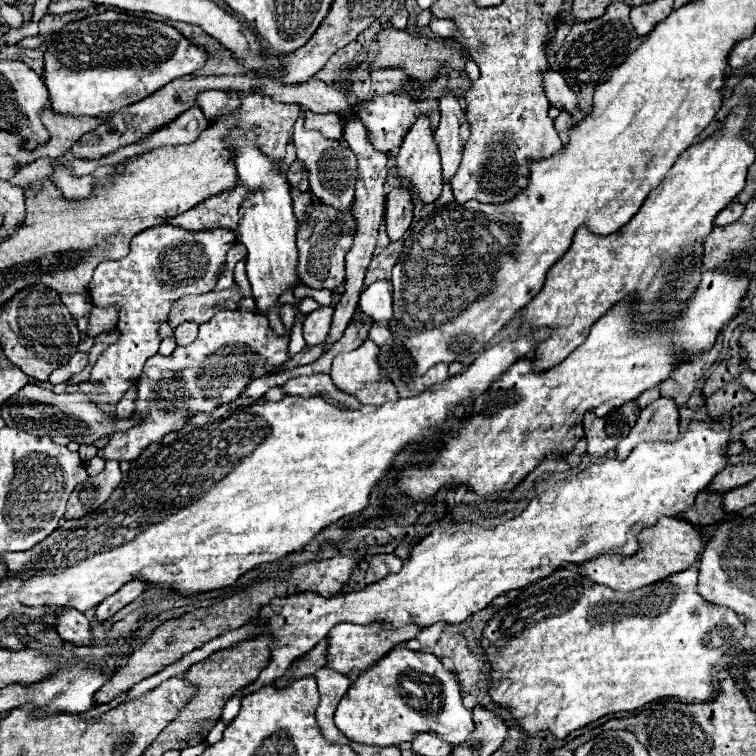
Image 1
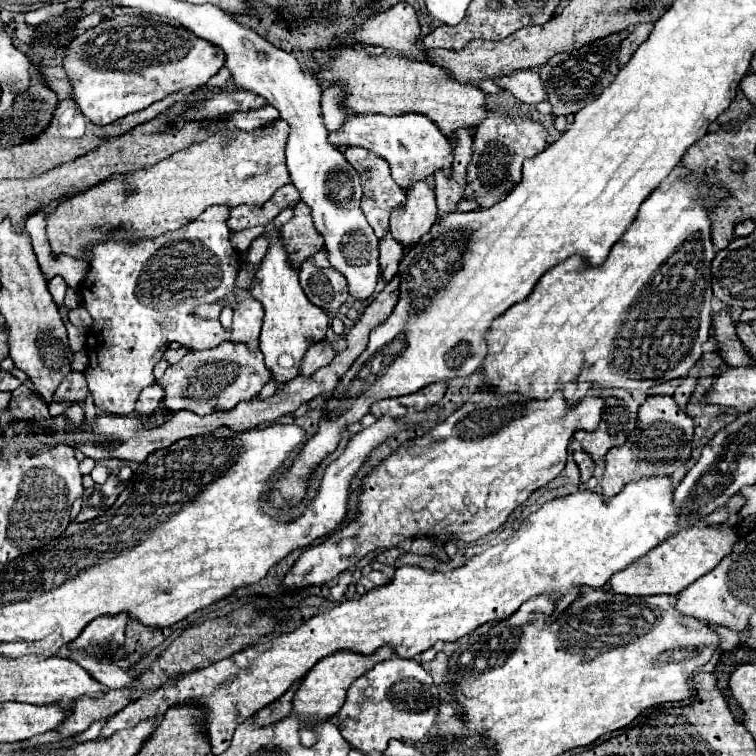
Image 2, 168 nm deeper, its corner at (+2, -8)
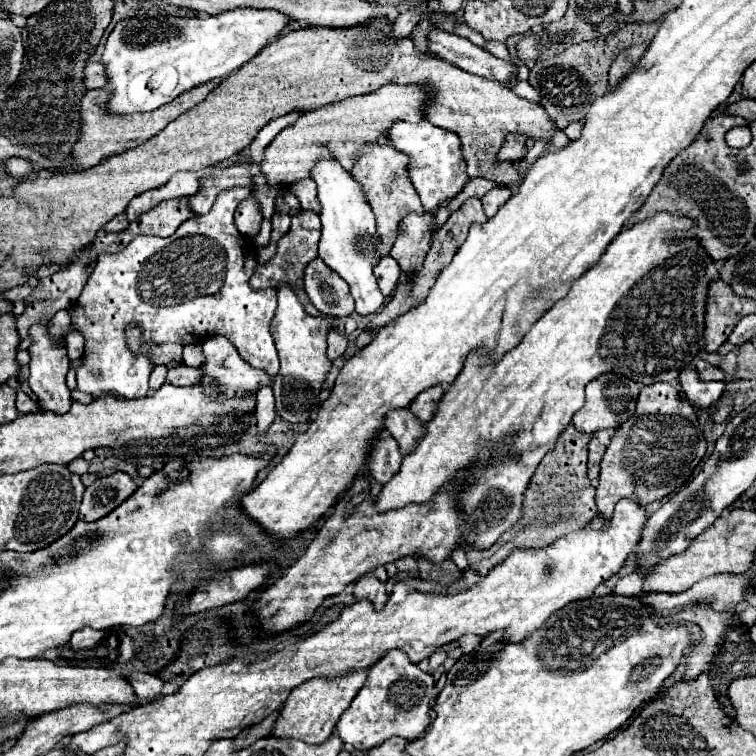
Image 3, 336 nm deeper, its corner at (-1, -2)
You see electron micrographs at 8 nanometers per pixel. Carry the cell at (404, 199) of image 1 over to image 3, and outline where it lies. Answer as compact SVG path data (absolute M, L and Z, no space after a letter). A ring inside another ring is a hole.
M386 254L384 258L380 258L380 262L374 268L374 274L378 278L378 284L380 284L380 290L382 290L384 296L390 296L394 292L396 282L400 278L400 272L402 270L400 270L398 262L390 254Z

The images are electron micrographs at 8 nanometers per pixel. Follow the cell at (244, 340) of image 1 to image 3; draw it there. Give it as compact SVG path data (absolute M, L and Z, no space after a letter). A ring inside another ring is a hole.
M208 338L202 342L202 354L204 354L204 362L200 366L202 370L202 378L198 382L198 386L220 386L224 390L220 390L218 394L218 402L224 402L228 398L240 398L244 394L256 394L262 386L270 386L272 378L268 372L252 368L246 360L240 358L240 354L236 352L236 348L226 342L226 338Z

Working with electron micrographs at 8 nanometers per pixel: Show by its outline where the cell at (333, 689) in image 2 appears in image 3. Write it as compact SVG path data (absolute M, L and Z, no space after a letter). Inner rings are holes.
M368 668L364 670L350 670L344 676L334 676L334 678L312 678L306 680L304 684L296 686L288 700L284 702L276 726L272 730L272 736L288 736L288 738L300 738L308 744L320 744L324 742L332 732L342 716L342 712L350 706L352 698L358 694L360 686L364 686L368 676Z

